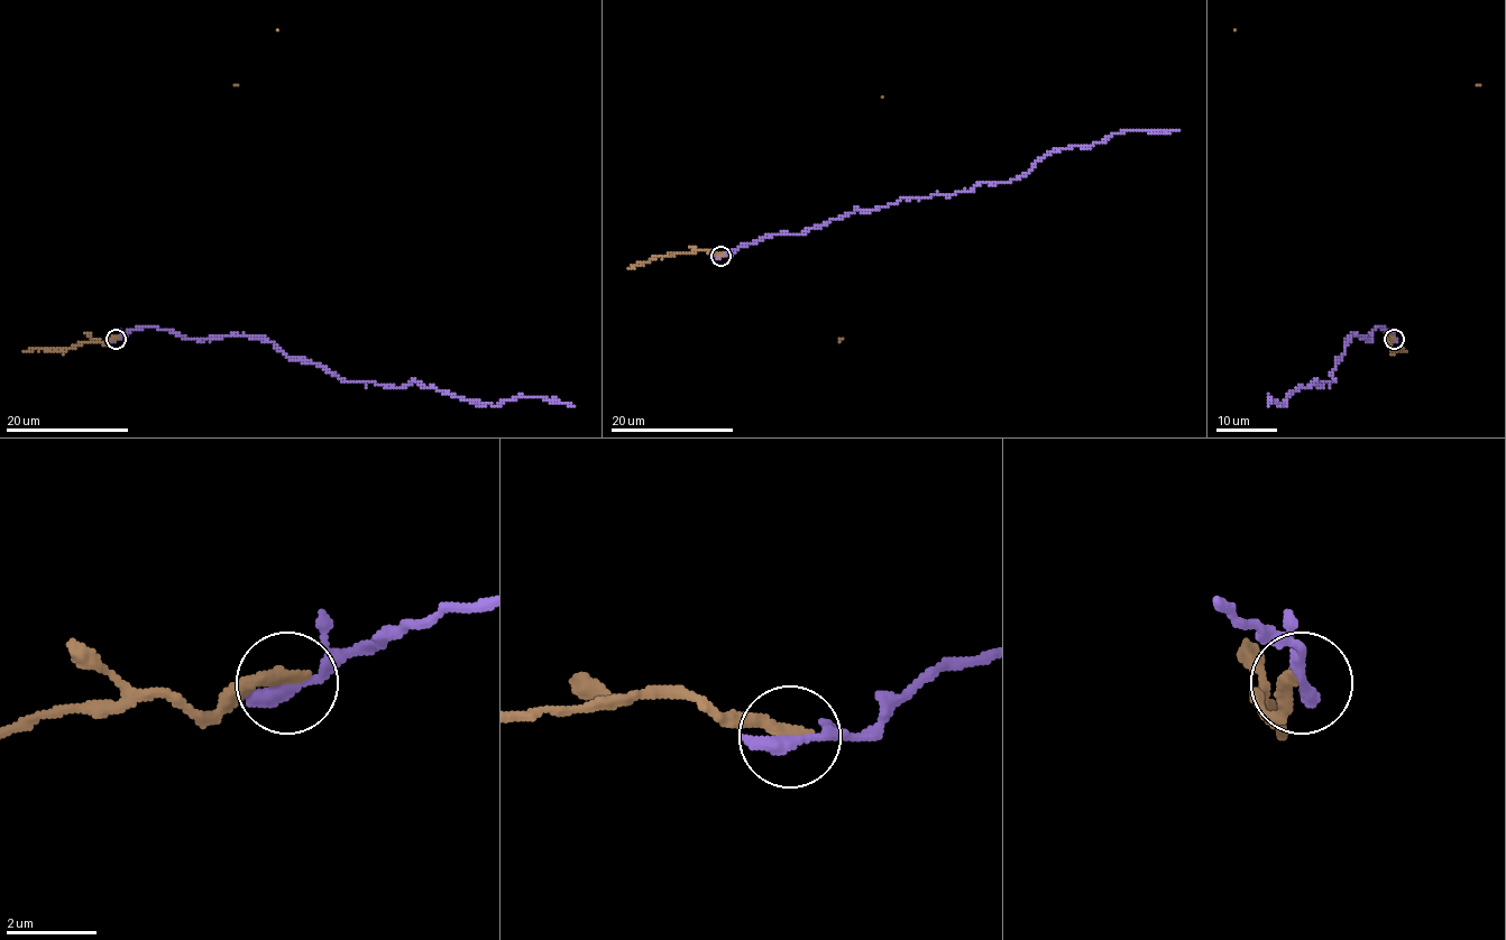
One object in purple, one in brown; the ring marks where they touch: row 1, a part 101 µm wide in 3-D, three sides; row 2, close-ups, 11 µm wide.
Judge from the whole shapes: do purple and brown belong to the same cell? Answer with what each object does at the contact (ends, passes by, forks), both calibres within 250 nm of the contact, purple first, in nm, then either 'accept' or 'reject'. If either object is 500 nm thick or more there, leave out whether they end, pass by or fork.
purple ends | brown ends | 360/320 nm | reject

